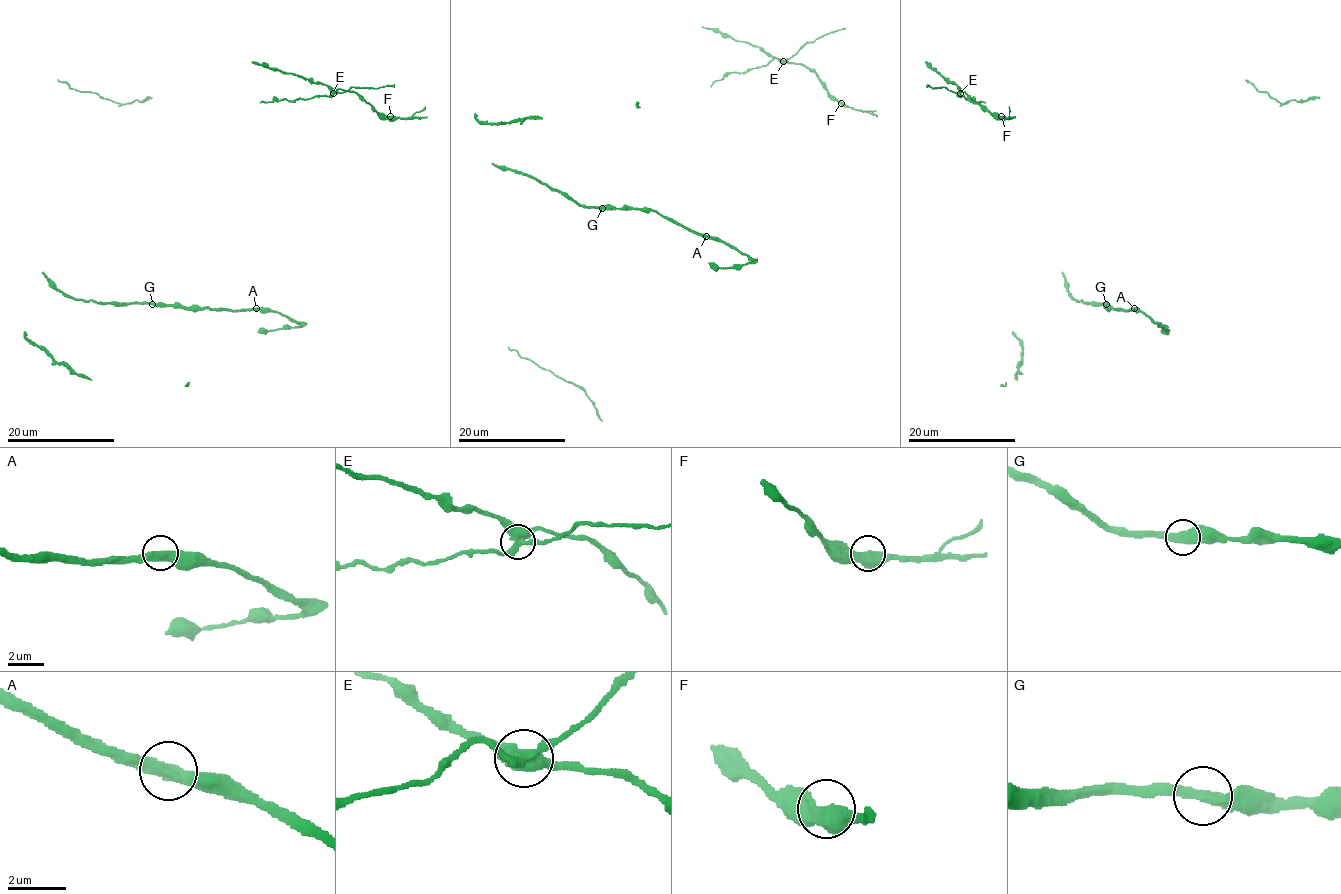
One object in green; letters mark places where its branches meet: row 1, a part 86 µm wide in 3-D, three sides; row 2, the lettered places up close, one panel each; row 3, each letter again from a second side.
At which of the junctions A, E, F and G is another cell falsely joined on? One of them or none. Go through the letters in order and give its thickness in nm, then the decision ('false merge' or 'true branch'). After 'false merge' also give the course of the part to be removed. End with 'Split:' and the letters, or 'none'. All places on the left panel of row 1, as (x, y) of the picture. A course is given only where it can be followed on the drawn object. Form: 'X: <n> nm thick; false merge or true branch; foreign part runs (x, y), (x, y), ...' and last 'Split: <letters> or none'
A: 480 nm thick; true branch
E: 440 nm thick; false merge; foreign part runs (332, 92), (260, 103)
F: 480 nm thick; true branch
G: 460 nm thick; true branch
Split: E

